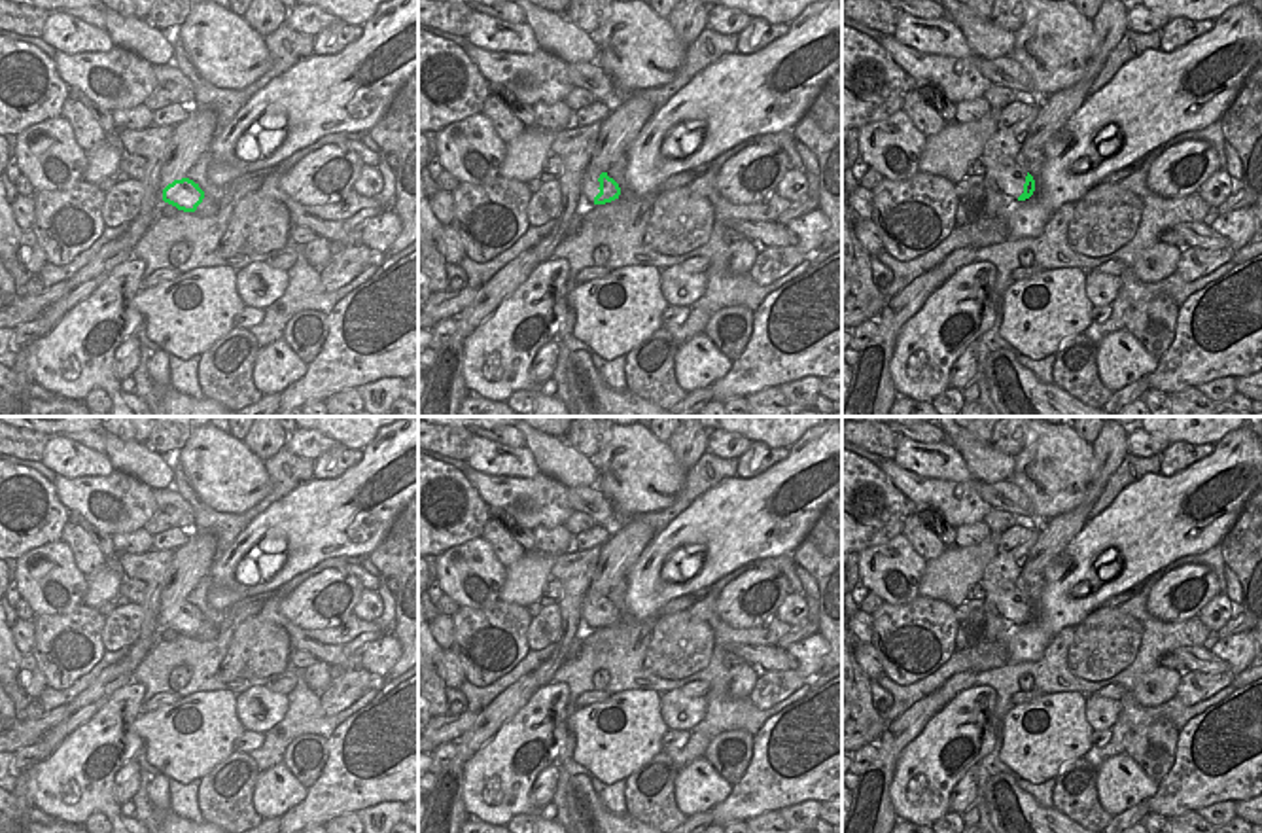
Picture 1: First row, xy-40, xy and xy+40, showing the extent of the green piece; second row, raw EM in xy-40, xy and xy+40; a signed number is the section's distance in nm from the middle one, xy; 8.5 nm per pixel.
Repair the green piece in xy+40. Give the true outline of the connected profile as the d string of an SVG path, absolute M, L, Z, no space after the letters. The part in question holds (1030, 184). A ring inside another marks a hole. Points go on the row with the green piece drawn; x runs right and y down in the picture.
M1016 161L999 172L997 176L997 187L1003 195L1014 199L1014 201L1025 201L1035 191L1035 180L1033 176L1024 170Z

